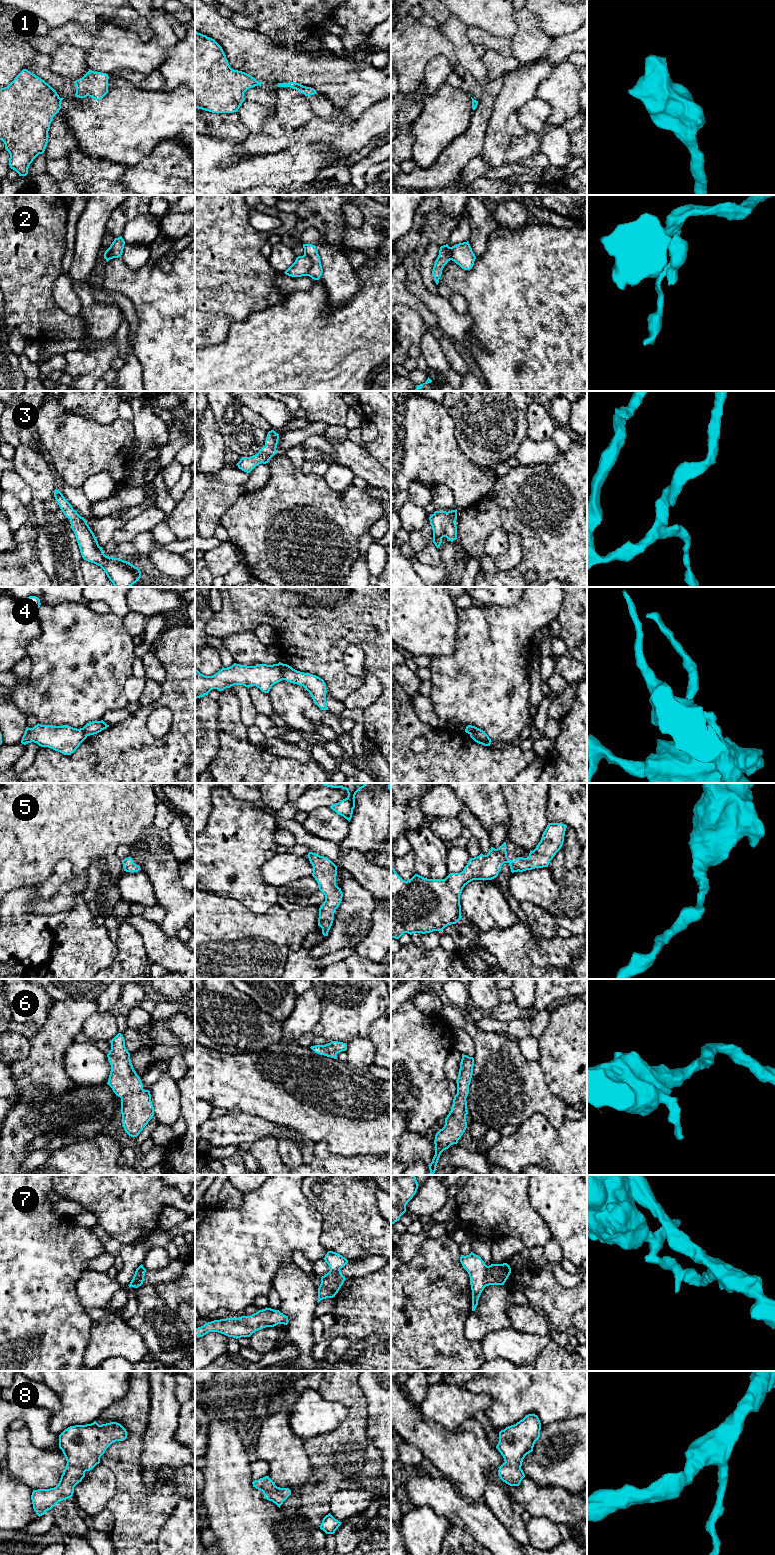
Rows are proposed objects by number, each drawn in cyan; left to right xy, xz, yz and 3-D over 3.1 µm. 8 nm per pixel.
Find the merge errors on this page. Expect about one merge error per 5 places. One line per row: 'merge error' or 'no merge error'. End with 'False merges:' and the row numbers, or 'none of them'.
1: merge error
2: merge error
3: no merge error
4: merge error
5: no merge error
6: no merge error
7: merge error
8: no merge error
False merges: 1, 2, 4, 7

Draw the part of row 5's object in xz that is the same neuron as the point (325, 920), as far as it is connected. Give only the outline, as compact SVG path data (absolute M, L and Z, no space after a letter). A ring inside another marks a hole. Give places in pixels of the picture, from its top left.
M309 852L308 858L313 866L312 876L319 885L319 890L325 895L325 901L319 908L318 926L322 928L322 934L328 936L328 932L334 920L334 911L339 907L343 893L336 885L337 866L327 857Z

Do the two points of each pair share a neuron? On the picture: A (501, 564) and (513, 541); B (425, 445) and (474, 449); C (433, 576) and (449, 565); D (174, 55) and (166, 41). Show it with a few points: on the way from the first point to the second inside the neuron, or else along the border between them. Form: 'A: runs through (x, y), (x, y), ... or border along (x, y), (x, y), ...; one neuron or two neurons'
A: runs through (507, 558), (513, 552), (513, 547); one neuron
B: border along (453, 425), (455, 440), (459, 448), (475, 465); two neurons
C: runs through (437, 576), (445, 569); one neuron
D: border along (179, 39), (166, 50), (166, 58), (157, 67); two neurons

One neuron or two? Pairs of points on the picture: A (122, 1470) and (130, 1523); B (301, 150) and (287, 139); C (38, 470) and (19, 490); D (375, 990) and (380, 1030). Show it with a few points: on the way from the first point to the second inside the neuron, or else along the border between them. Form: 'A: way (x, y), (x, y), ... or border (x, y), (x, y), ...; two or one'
A: way (129, 1483), (130, 1510); one
B: border (293, 144), (271, 153); two
C: border (13, 469), (30, 486), (31, 504); two
D: border (380, 1016), (369, 1027), (368, 1037); two

